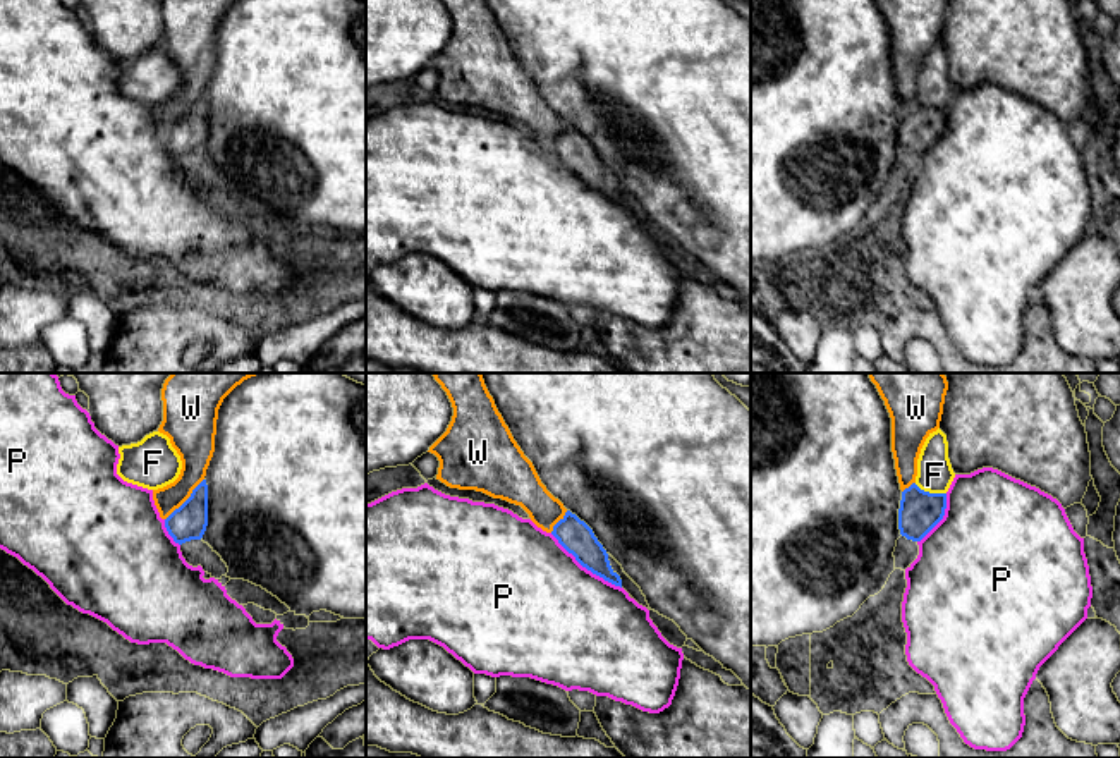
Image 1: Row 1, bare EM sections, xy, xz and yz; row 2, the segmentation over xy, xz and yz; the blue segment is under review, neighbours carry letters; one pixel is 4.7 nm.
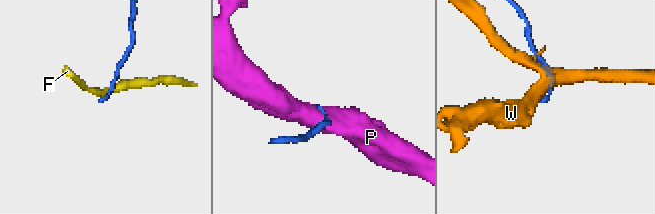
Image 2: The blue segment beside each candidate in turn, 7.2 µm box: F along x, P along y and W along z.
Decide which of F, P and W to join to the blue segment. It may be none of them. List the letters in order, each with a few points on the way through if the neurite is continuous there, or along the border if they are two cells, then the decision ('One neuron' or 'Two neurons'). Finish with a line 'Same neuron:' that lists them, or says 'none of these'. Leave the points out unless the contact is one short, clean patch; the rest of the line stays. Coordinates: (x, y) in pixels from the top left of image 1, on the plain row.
F: Boundary: yz (914, 98), (925, 105), (945, 109). Two neurons
P: Two neurons
W: Two neurons
Same neuron: none of these

